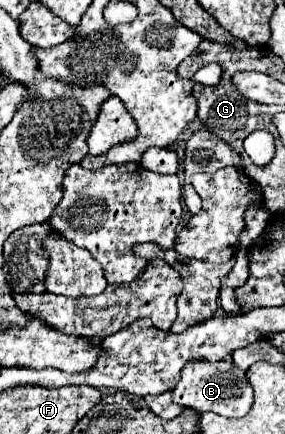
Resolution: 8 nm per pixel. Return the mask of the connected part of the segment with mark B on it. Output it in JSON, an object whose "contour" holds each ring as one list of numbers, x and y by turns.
{"contour":[[220,360,220,362,188,362,182,370,180,382,172,390,172,400,174,404,180,404,184,408,192,408,196,412,214,412,218,416,228,416,228,418,242,418,248,414,254,394,250,388,250,382,244,378,244,372,230,362,230,360]]}

